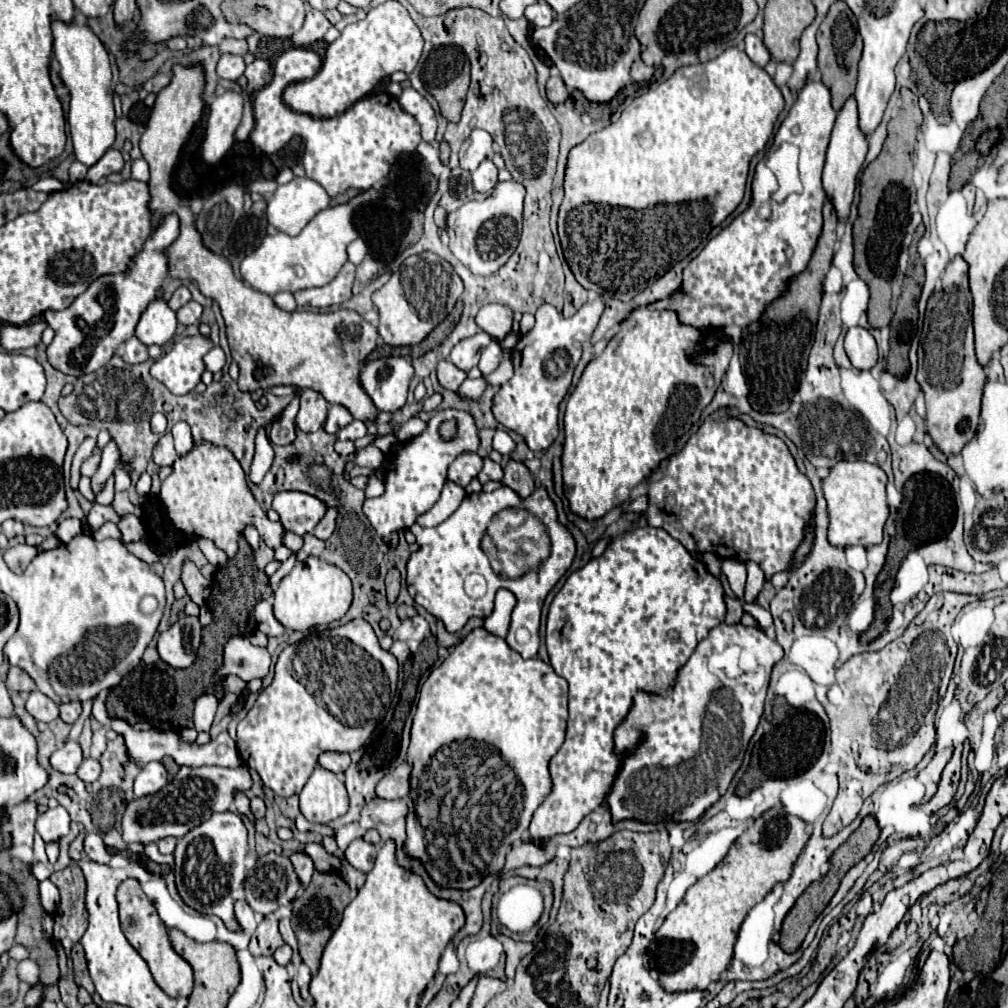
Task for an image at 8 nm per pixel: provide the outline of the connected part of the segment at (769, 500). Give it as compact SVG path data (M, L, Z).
M726 411L710 415L698 433L690 437L688 445L670 461L664 477L650 483L648 523L670 533L688 551L712 551L722 559L752 559L762 567L766 579L770 579L786 569L792 553L802 541L802 527L814 509L814 491L808 477L798 471L782 439L746 427L738 419L726 421L724 417Z

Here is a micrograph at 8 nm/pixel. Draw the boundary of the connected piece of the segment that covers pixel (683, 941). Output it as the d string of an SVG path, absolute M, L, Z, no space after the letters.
M782 807L770 809L736 839L726 859L722 859L714 871L686 891L682 903L656 931L658 947L652 951L652 969L658 971L658 979L666 991L702 991L720 979L732 961L734 943L744 917L774 885L790 879L792 867L806 843L808 831L804 819L786 813Z

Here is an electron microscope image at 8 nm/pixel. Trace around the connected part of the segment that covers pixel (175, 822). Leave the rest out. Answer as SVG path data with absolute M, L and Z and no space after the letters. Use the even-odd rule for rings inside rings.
M246 765L236 769L226 767L180 767L178 775L158 793L128 803L122 817L122 831L126 843L152 843L162 837L184 837L194 825L208 819L210 811L228 811L234 803L234 791L246 793L252 787L252 777Z

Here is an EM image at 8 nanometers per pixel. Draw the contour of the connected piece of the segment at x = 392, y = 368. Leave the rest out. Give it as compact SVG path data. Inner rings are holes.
M404 357L372 359L364 365L360 385L380 411L398 411L406 403L414 369Z

